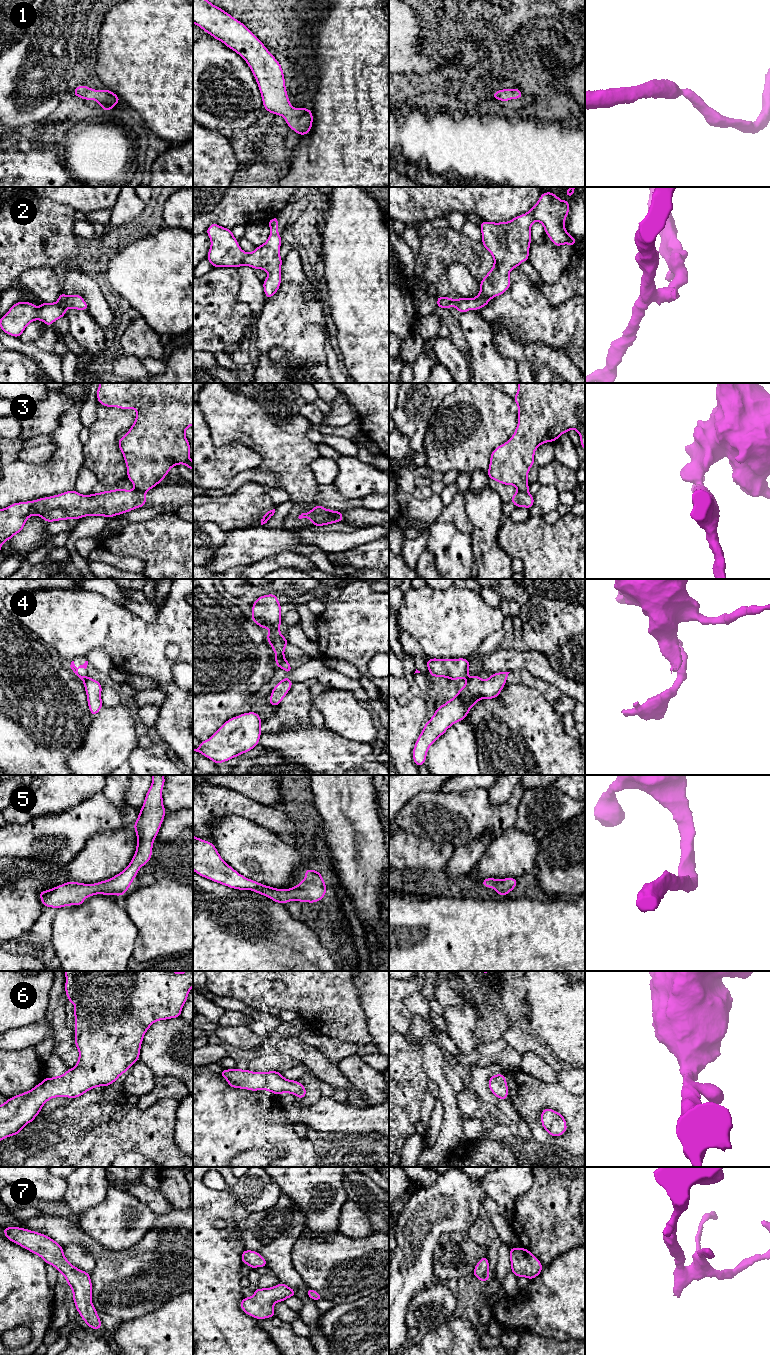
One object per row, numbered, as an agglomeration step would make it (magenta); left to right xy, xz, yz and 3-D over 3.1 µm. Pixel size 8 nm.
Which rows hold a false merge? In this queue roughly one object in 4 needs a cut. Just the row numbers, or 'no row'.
3, 4

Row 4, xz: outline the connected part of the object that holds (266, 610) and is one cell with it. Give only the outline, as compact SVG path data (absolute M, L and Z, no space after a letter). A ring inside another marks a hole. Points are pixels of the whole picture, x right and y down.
M268 594L258 597L252 604L251 620L265 630L269 628L267 633L267 641L275 652L275 662L277 668L280 667L284 660L284 651L288 644L288 640L280 634L281 604L278 597L274 594Z

